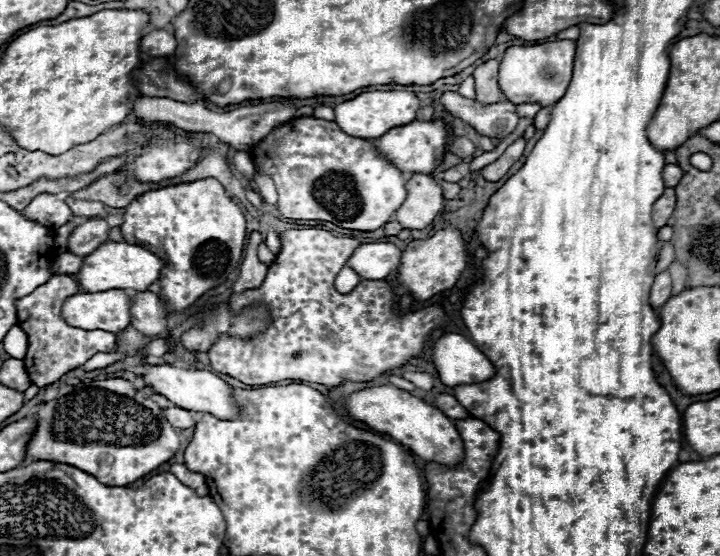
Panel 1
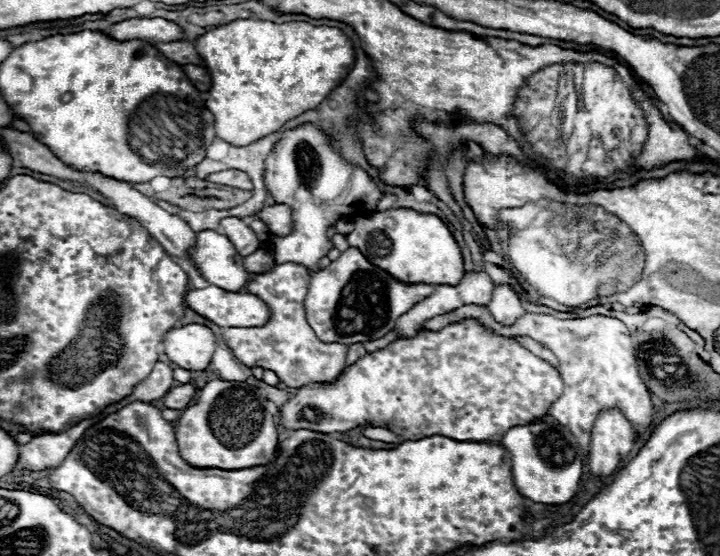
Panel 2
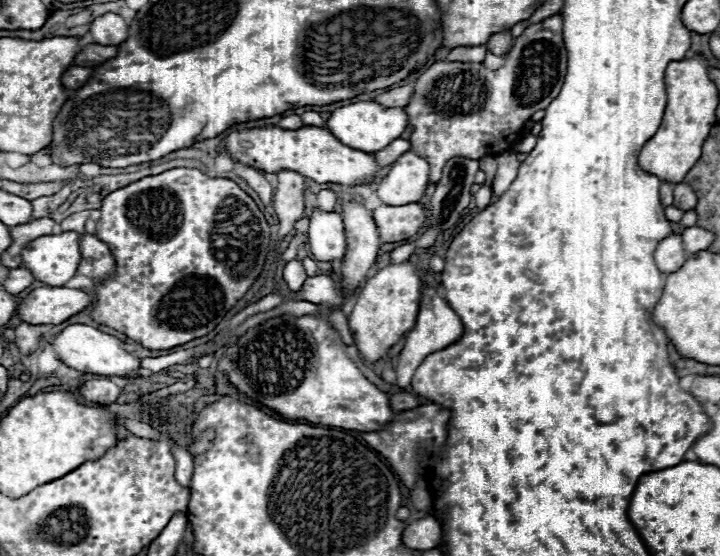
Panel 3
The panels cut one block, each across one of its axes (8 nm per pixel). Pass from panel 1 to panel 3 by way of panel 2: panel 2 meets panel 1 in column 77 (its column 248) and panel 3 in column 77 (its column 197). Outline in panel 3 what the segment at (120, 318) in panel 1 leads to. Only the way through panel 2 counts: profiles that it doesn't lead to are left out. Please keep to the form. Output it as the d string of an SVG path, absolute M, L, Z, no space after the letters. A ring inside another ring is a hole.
M44 286L22 298L16 314L26 324L60 324L92 304L92 296L66 286Z

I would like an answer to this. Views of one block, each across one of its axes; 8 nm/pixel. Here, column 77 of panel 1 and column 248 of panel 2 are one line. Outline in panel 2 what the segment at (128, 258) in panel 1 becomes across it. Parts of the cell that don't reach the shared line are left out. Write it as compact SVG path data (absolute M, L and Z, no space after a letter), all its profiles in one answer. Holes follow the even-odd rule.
M214 230L196 232L196 244L188 248L188 256L200 276L218 288L238 292L250 280L244 270L244 258L226 236Z

